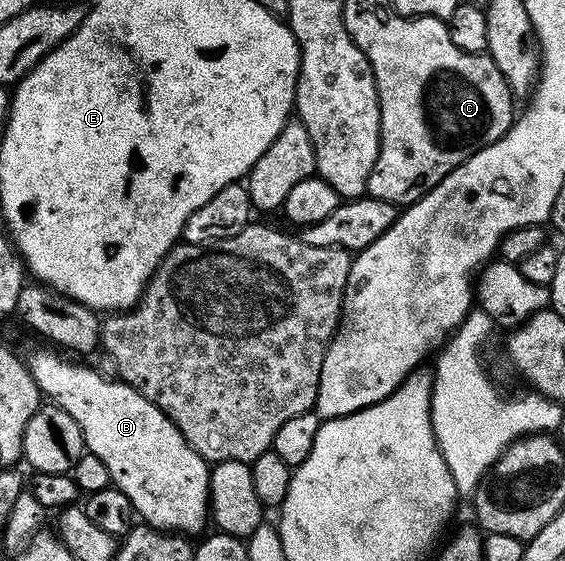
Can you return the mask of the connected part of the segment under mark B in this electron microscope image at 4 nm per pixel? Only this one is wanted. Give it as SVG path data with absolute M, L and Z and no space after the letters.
M42 347L28 357L30 374L36 379L38 390L47 402L53 403L72 415L83 433L85 448L101 459L108 467L113 488L124 491L132 503L135 514L153 529L161 529L179 535L201 534L210 517L210 470L211 466L180 435L180 431L144 395L121 379L109 381L86 365L77 365L66 355L59 355L53 348Z

